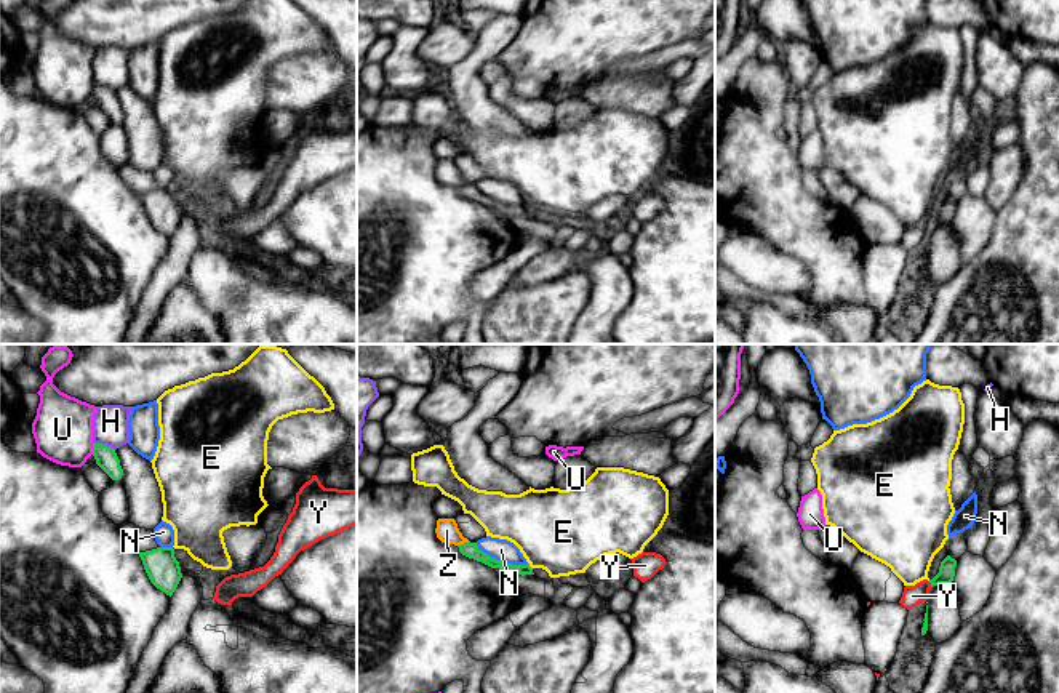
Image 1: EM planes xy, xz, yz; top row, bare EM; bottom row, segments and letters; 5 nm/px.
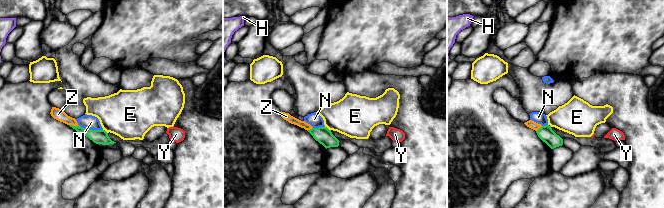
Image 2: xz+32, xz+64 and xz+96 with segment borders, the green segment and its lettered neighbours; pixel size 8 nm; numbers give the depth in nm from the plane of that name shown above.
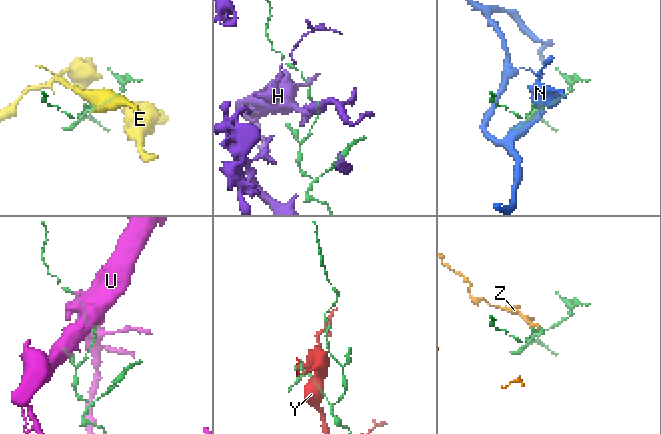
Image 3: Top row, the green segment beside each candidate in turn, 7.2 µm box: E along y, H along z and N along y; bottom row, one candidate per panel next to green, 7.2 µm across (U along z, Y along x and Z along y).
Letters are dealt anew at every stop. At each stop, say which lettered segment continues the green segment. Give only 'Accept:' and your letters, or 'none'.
Accept: none

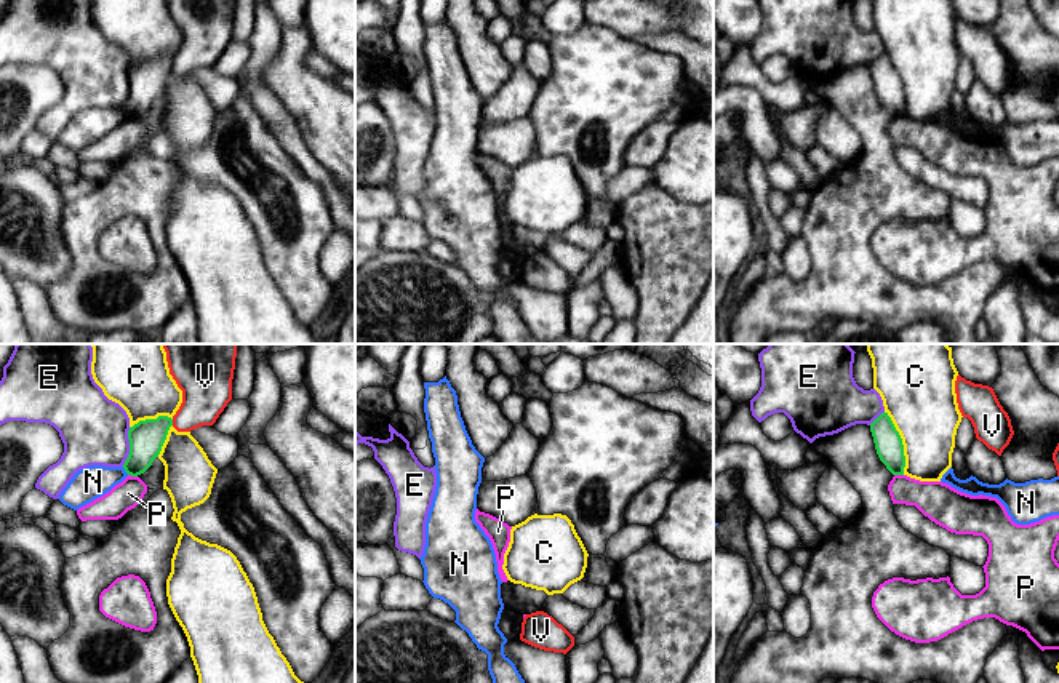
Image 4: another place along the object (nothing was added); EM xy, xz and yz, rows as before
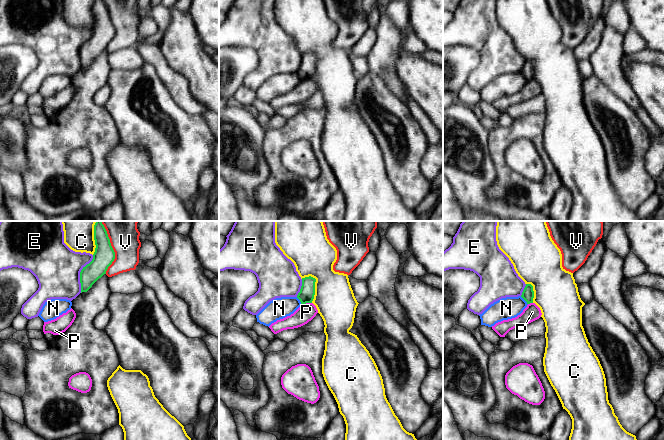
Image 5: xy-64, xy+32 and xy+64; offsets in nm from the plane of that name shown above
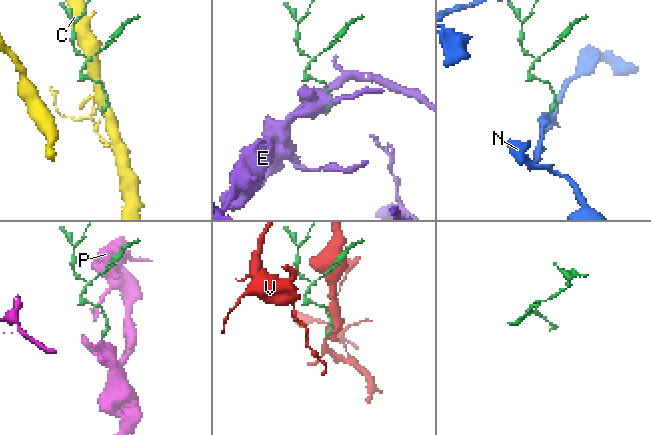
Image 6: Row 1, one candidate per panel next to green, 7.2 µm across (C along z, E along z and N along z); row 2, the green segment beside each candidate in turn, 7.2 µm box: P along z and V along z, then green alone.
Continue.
Accept: none

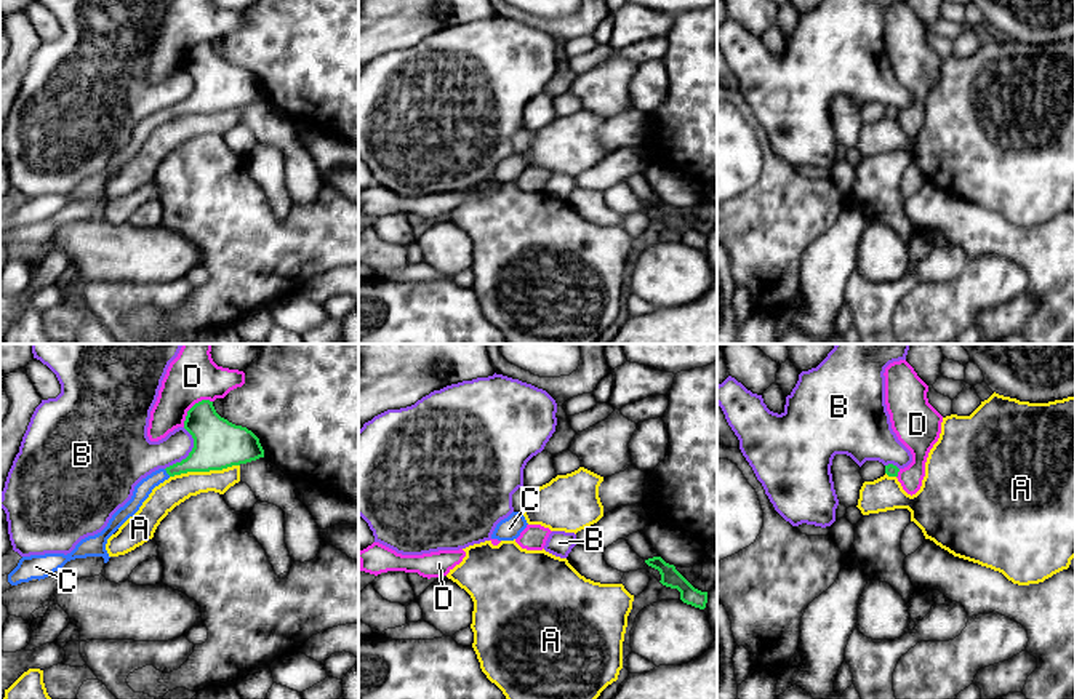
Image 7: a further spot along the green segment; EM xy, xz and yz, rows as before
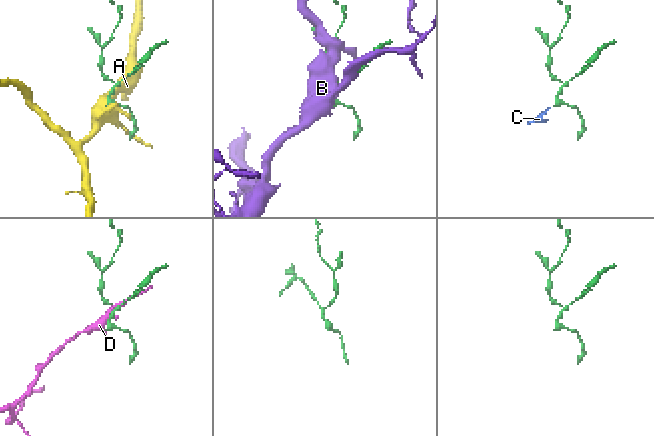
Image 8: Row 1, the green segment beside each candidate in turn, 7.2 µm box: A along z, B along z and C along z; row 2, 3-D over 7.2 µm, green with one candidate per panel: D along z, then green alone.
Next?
Accept: C

